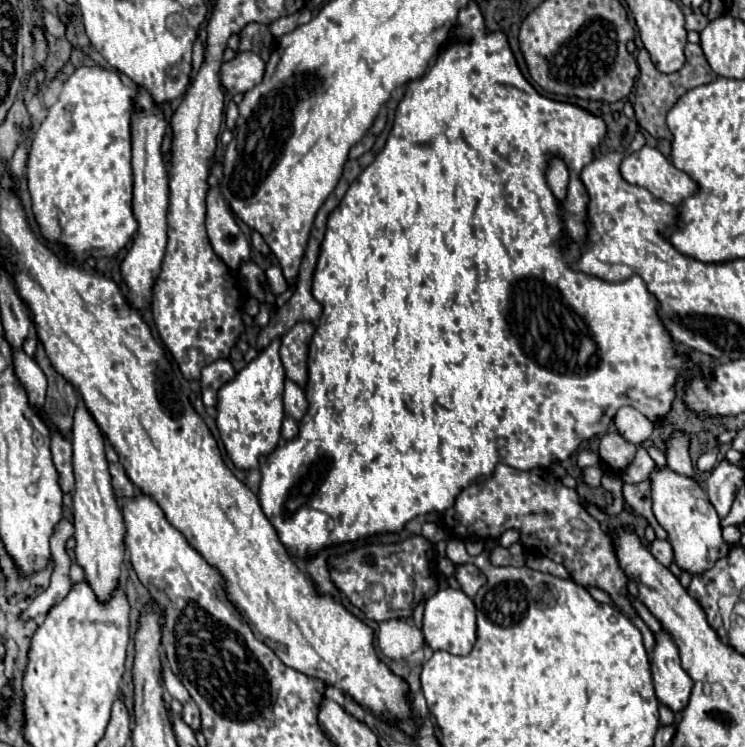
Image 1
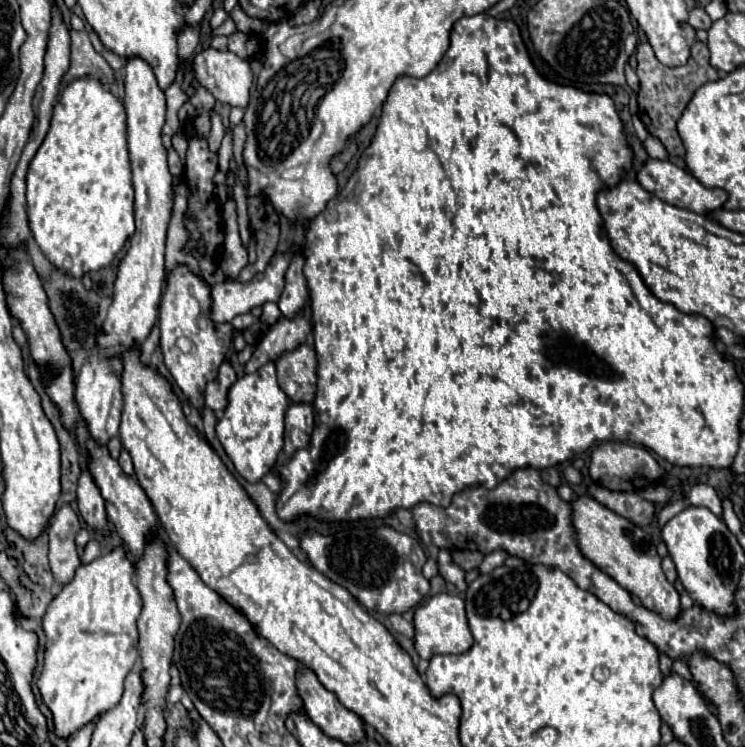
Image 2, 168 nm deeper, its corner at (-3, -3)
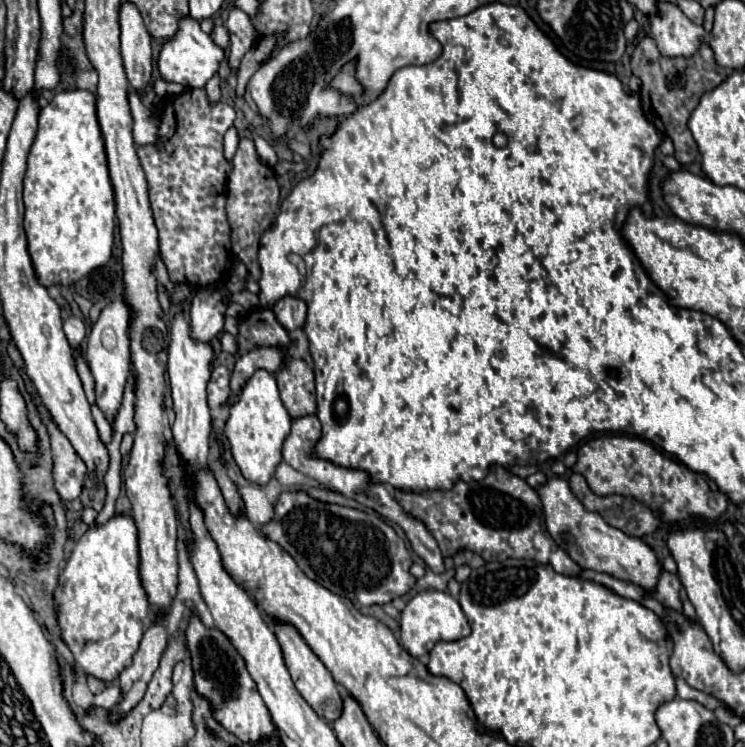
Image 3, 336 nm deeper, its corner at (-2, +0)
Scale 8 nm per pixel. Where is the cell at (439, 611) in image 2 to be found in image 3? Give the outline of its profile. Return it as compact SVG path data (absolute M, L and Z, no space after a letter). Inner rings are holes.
M420 591L416 593L400 613L400 645L412 655L422 657L438 641L456 641L470 633L470 625L462 607L454 597L444 591Z

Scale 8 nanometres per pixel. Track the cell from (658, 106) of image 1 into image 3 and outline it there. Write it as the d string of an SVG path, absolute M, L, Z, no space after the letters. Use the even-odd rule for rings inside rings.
M644 37L632 53L632 73L642 79L640 99L642 99L642 109L644 109L646 119L658 131L662 131L666 137L672 139L674 149L676 149L674 157L682 165L696 161L700 157L700 153L698 153L698 145L696 145L692 133L688 129L690 113L696 109L696 105L704 93L716 89L728 77L728 71L714 61L714 53L706 43L692 57L662 57L654 39Z

